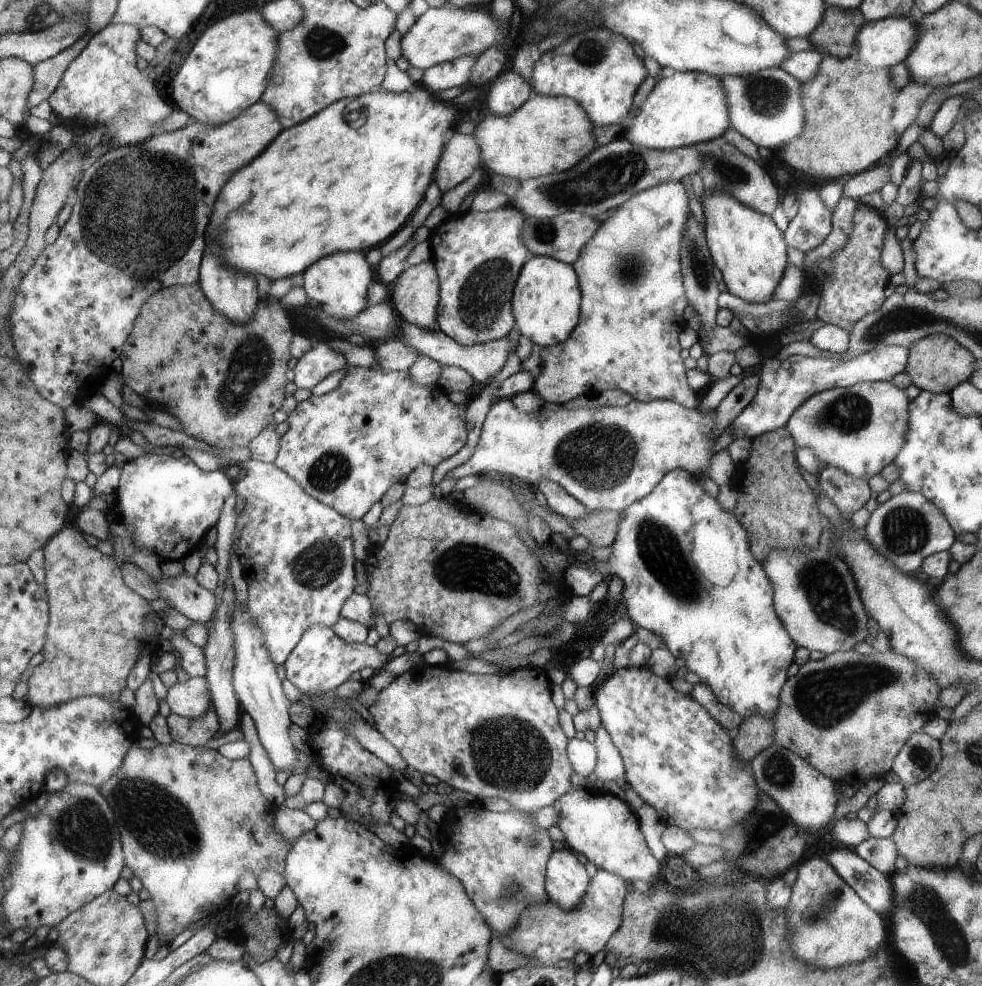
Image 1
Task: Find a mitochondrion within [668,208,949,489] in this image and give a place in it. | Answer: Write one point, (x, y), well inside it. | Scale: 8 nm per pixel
(848, 414)

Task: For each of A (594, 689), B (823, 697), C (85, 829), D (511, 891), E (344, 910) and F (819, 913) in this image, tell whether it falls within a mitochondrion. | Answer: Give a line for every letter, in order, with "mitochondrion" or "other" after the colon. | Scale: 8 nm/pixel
A: other
B: mitochondrion
C: mitochondrion
D: mitochondrion
E: other
F: mitochondrion

